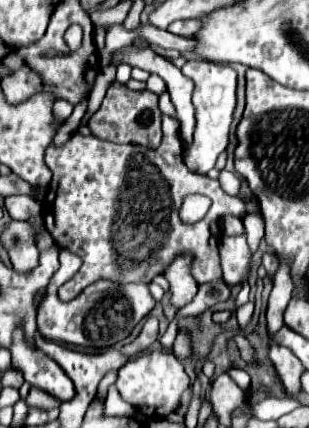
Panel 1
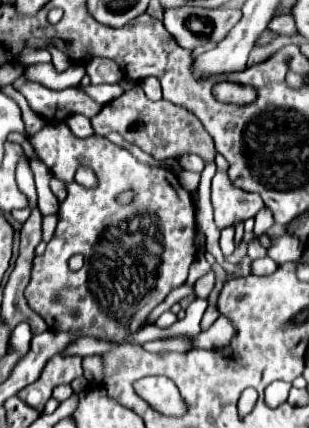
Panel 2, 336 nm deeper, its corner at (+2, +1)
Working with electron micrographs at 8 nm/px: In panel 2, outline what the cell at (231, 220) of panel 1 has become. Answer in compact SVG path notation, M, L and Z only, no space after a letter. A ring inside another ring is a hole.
M263 257L263 259L257 259L251 263L251 273L253 275L269 275L277 269L277 263L271 259L271 257Z

